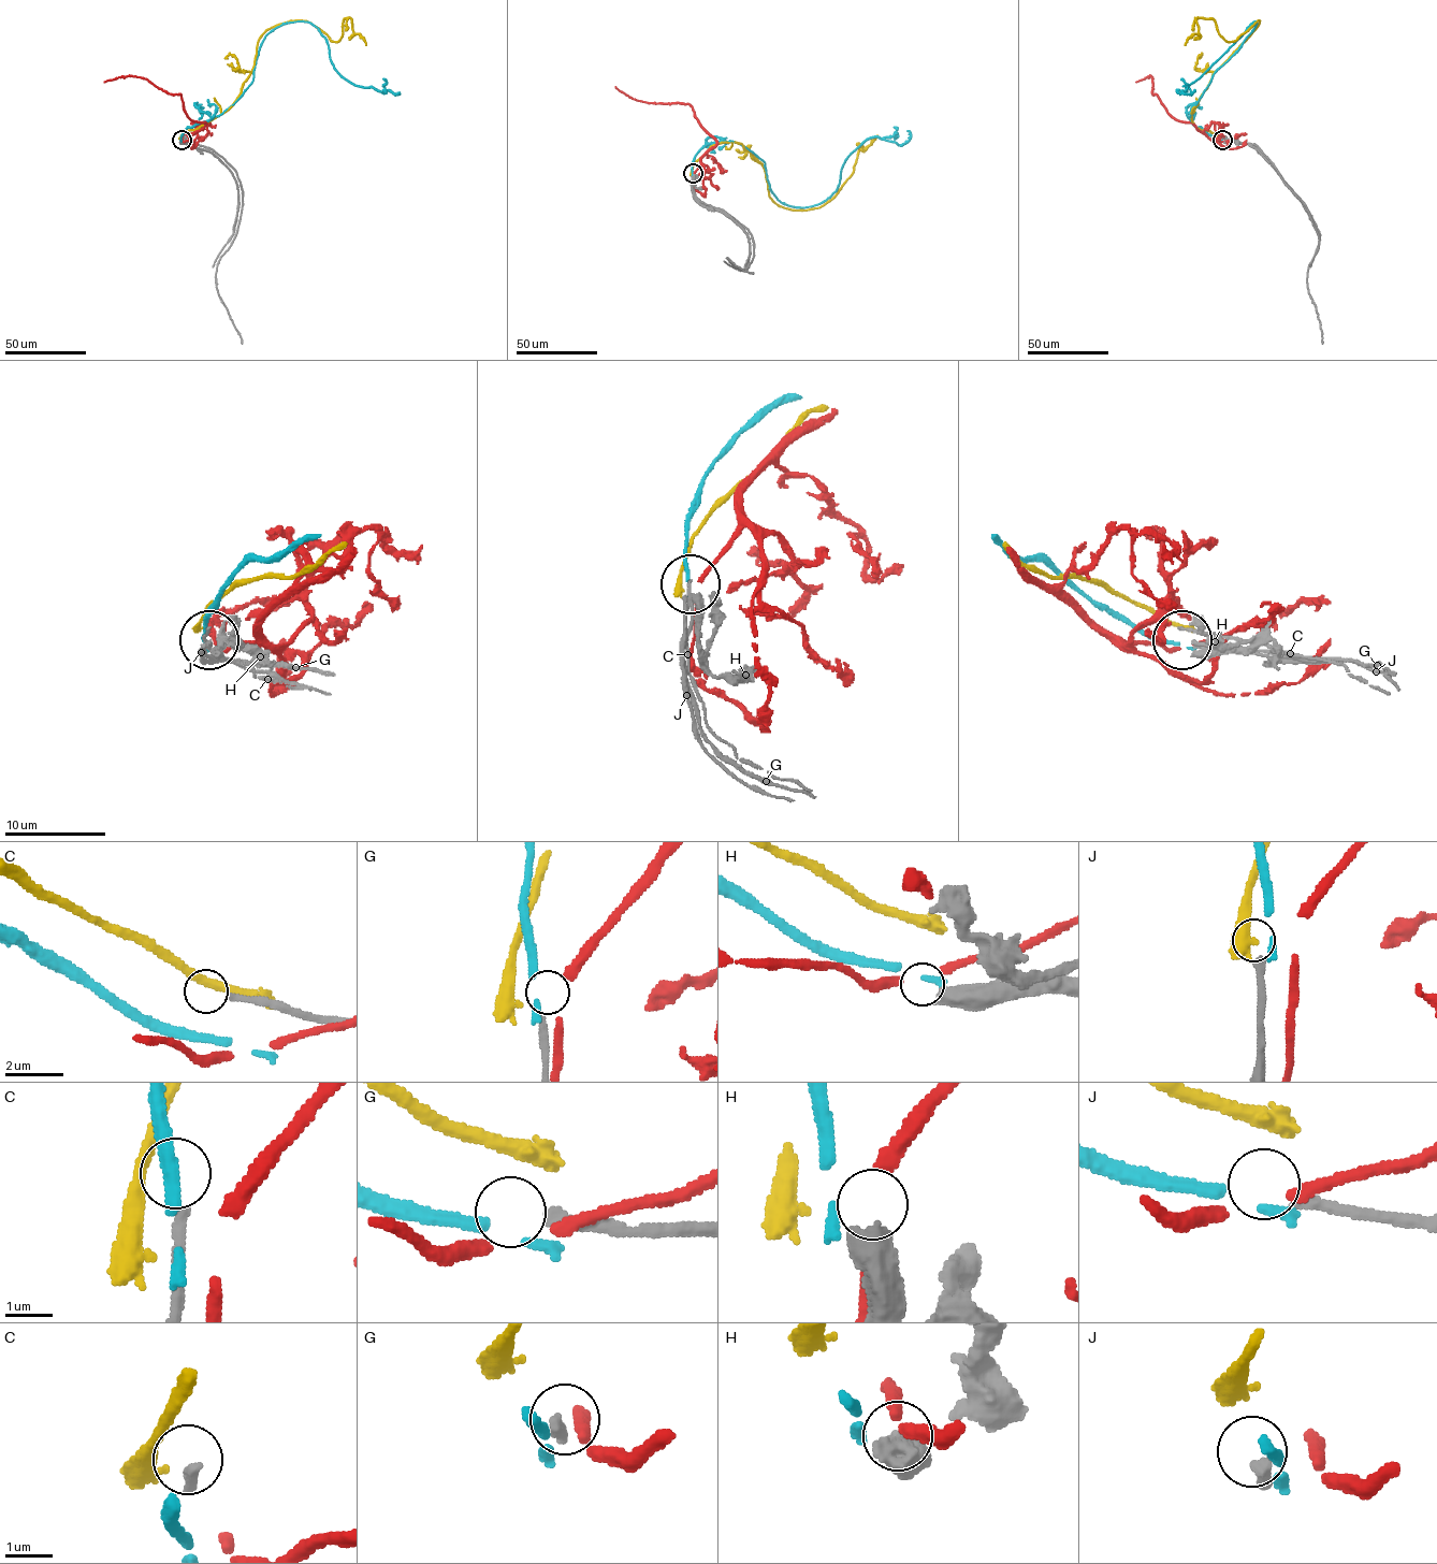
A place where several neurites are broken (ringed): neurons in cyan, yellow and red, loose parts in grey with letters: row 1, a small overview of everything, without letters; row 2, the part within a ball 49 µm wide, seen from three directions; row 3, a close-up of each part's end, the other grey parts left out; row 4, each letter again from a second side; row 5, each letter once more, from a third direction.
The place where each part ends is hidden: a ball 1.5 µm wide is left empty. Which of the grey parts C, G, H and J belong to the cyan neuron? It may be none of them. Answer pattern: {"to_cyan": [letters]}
{"to_cyan": []}

